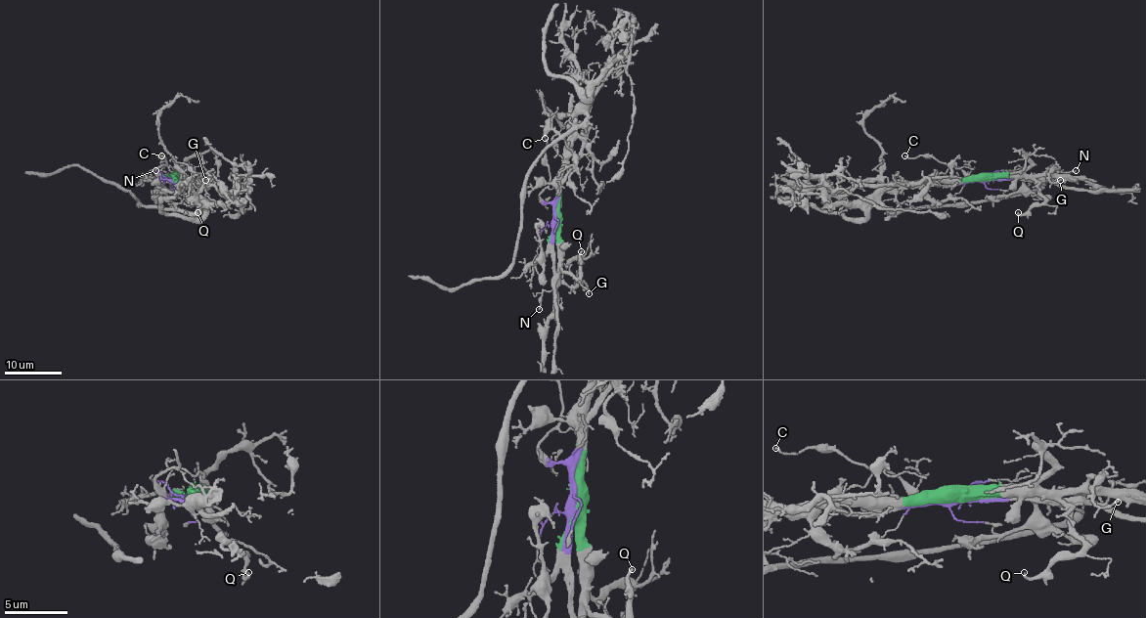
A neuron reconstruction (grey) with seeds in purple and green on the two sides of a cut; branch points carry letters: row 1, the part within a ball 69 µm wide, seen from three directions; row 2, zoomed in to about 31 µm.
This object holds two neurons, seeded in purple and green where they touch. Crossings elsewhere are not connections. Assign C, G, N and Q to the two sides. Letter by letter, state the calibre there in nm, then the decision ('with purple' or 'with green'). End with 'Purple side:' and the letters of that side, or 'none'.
C: calibre 130 nm; with purple
G: calibre 170 nm; with green
N: calibre 120 nm; with purple
Q: calibre 180 nm; with green
Purple side: C, N

